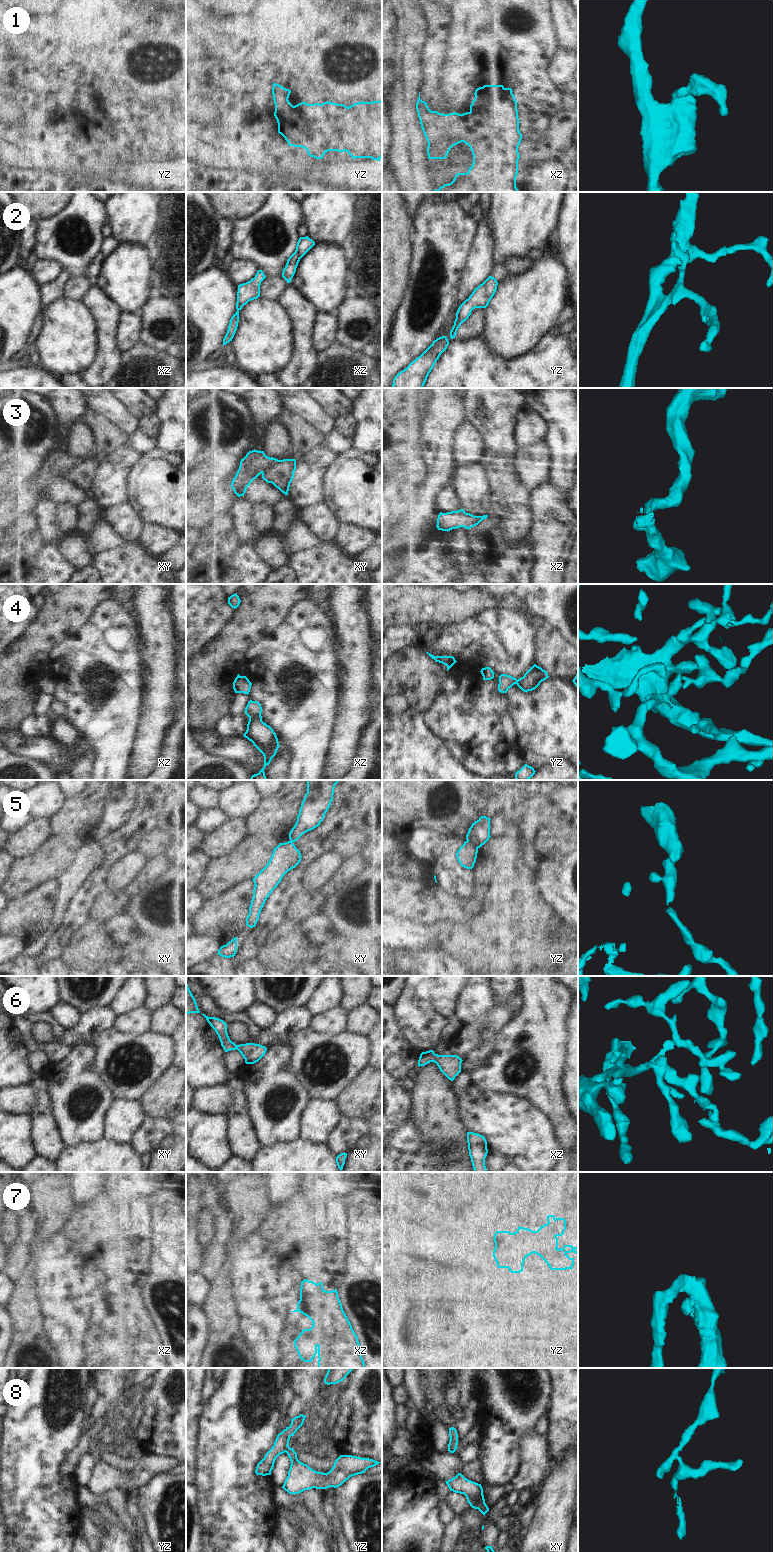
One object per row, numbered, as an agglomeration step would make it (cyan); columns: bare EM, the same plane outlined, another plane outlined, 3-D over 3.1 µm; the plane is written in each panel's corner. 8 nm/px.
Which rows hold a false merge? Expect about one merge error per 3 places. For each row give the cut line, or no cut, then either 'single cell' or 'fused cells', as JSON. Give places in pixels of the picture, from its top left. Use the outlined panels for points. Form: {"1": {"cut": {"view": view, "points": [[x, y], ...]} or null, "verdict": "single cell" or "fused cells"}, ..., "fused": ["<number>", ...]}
{"1": {"cut": {"view": "xz", "points": [[504, 88], [499, 94], [486, 95], [480, 101], [472, 102]]}, "verdict": "fused cells"}, "2": {"cut": null, "verdict": "single cell"}, "3": {"cut": null, "verdict": "single cell"}, "4": {"cut": null, "verdict": "single cell"}, "5": {"cut": {"view": "yz", "points": [[467, 840], [477, 848]]}, "verdict": "fused cells"}, "6": {"cut": null, "verdict": "single cell"}, "7": {"cut": {"view": "xz", "points": [[323, 1290], [320, 1294], [315, 1290], [303, 1314]]}, "verdict": "fused cells"}, "8": {"cut": {"view": "yz", "points": [[288, 1446], [285, 1451]]}, "verdict": "fused cells"}, "fused": ["1", "5", "7", "8"]}

